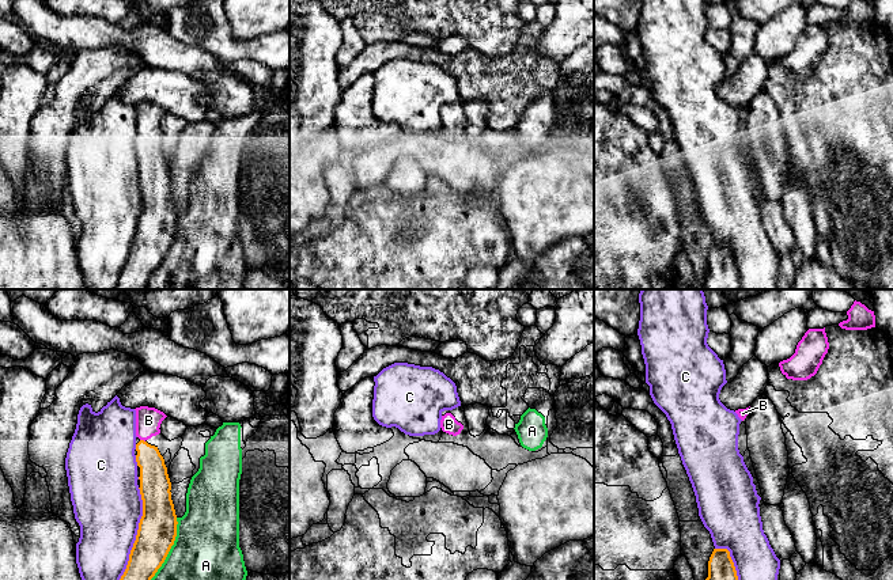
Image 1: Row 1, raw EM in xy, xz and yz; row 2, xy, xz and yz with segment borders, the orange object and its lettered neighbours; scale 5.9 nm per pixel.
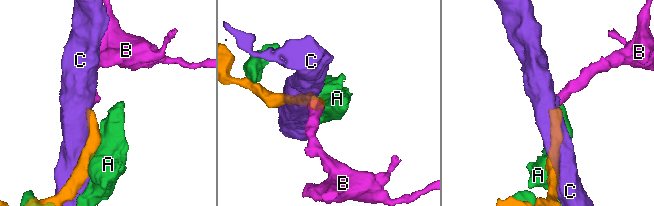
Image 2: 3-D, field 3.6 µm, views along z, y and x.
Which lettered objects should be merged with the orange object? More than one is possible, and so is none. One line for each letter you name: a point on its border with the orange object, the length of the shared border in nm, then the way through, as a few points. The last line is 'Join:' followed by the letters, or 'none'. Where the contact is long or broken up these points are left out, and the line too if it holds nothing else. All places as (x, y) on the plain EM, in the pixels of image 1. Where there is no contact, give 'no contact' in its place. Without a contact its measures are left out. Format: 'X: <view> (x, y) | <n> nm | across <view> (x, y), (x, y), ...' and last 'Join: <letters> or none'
B: xy (143, 136) | 40 nm | across xy (154, 175), (143, 136), (143, 128), (148, 116)
Join: B

